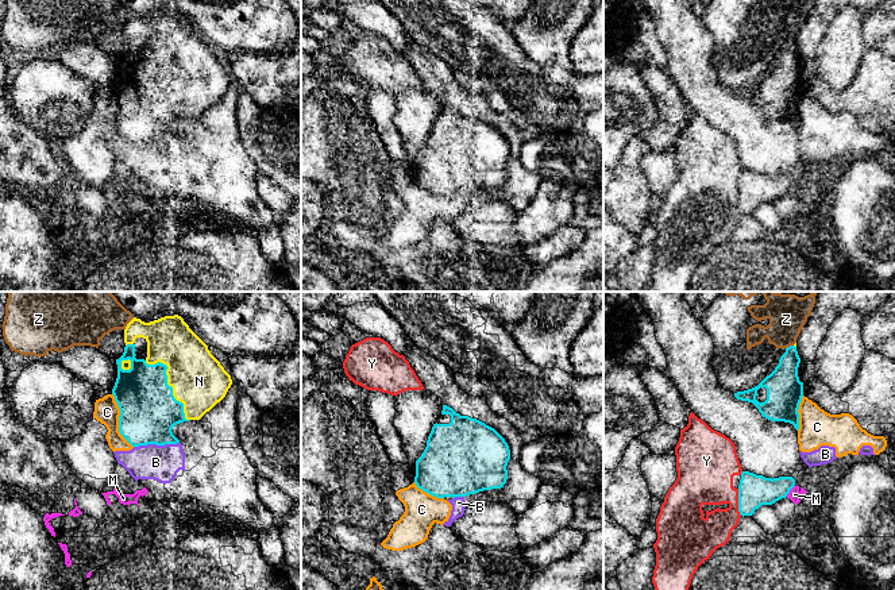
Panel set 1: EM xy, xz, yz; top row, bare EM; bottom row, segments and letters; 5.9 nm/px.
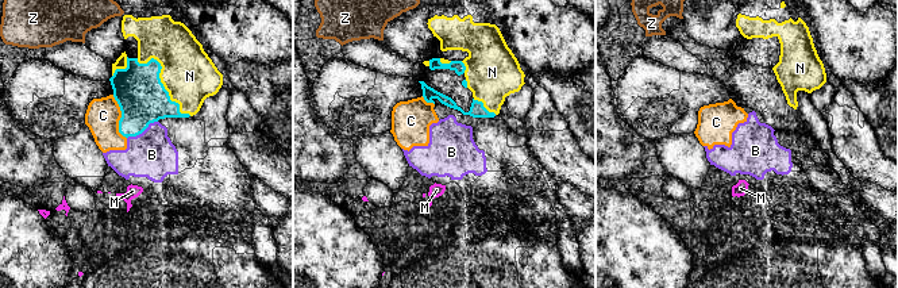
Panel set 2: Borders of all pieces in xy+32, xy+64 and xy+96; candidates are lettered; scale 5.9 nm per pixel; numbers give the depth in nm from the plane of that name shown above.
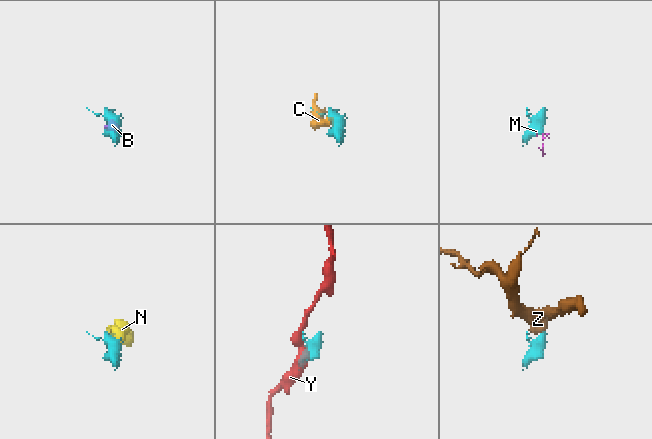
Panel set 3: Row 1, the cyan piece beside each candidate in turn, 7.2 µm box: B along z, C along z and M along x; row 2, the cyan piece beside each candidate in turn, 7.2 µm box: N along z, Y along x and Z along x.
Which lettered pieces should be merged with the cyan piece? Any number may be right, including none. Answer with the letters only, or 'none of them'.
C, N

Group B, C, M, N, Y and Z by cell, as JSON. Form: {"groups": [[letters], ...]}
{"groups": [["B"], ["C", "N"], ["M"], ["Y"], ["Z"]]}

